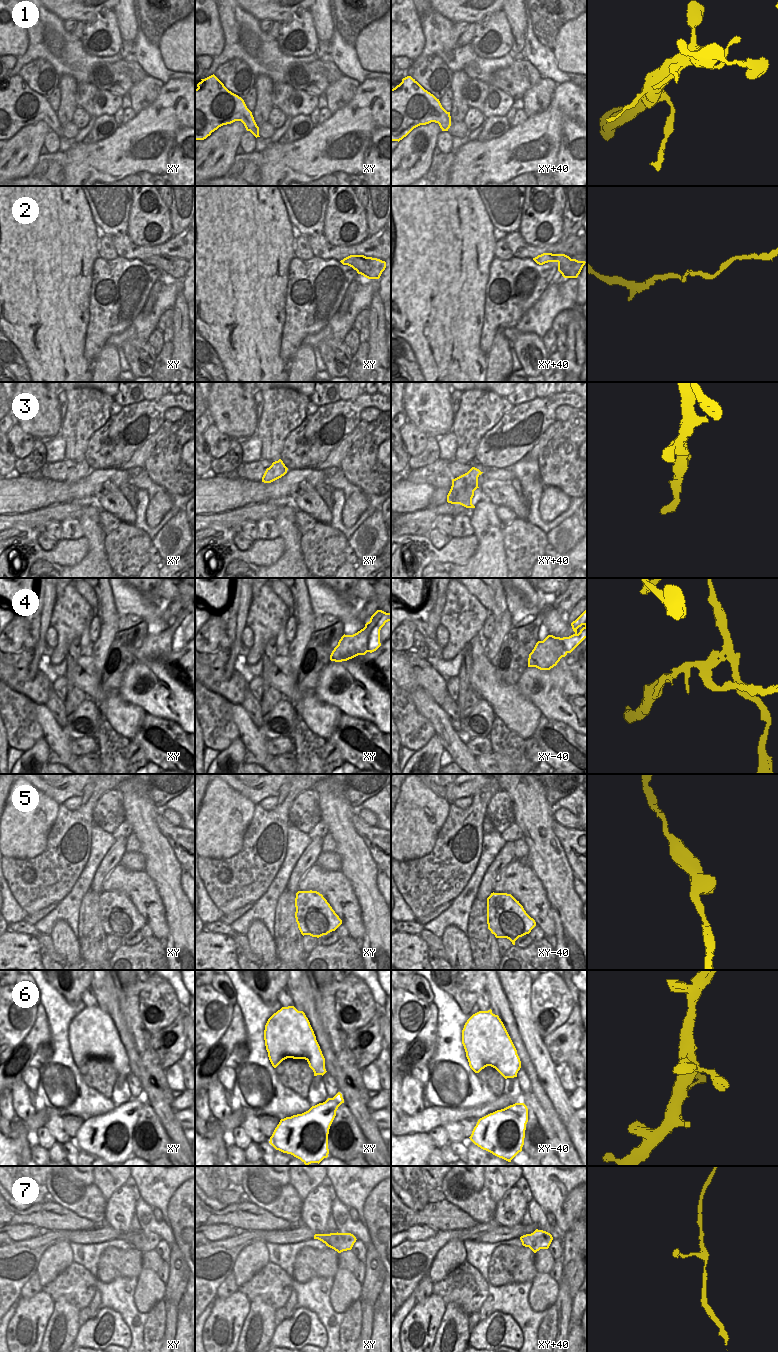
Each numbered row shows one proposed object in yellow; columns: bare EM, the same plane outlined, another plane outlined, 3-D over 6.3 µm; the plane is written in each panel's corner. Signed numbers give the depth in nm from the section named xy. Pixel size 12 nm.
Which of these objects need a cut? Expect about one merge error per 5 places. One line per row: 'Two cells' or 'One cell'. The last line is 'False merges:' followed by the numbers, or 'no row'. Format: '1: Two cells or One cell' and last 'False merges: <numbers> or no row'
1: One cell
2: One cell
3: One cell
4: Two cells
5: One cell
6: One cell
7: One cell
False merges: 4

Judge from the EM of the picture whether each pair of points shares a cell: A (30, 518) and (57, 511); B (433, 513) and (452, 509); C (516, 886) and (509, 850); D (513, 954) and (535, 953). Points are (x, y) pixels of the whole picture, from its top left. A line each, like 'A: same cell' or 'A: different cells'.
A: same cell
B: same cell
C: different cells
D: same cell

